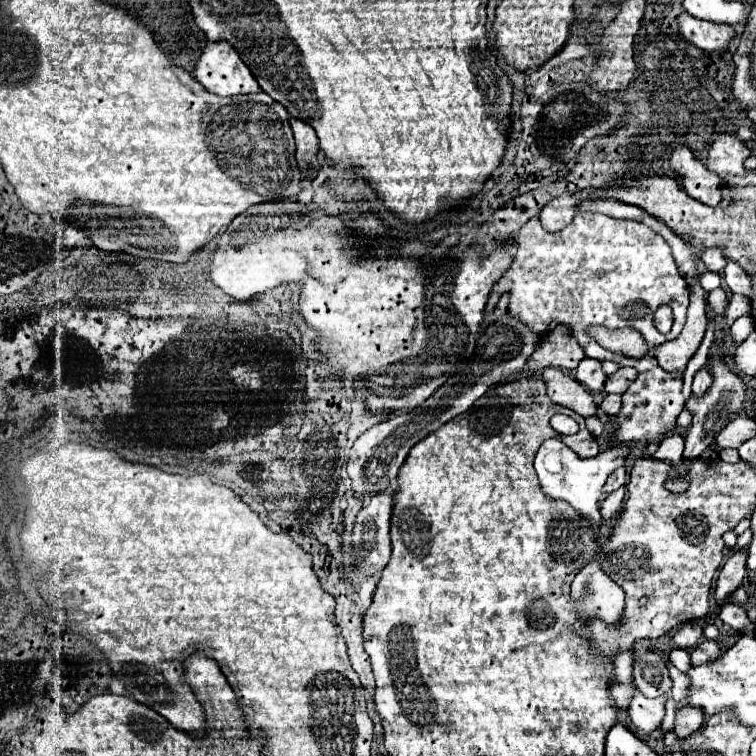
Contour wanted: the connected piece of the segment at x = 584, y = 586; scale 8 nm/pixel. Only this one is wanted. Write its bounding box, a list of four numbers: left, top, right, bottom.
[571,563,625,625]

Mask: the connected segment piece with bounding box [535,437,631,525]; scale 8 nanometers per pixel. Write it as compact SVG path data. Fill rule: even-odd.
M553 437L553 439L547 439L539 447L537 457L535 457L535 469L537 469L539 481L541 481L543 493L547 497L567 501L569 505L573 505L573 509L577 513L581 513L583 517L587 517L587 519L591 519L593 523L599 525L601 523L599 501L603 497L601 487L605 485L609 473L615 471L617 467L621 467L625 463L625 459L627 459L629 453L631 453L631 449L627 445L623 445L623 447L605 449L605 451L599 453L599 457L581 459L581 457L575 457L575 453L567 445L563 445L559 437Z

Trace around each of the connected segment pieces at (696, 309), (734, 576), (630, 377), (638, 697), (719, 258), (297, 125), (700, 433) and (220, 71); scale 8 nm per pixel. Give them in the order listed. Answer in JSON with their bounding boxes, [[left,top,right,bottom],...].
[[655,283,707,371],[715,549,747,603],[603,367,638,393],[627,693,667,735],[701,249,725,273],[289,117,317,173],[683,353,747,461],[193,41,261,97]]

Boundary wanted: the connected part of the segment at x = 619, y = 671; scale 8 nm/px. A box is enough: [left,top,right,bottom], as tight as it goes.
[615,651,633,683]

